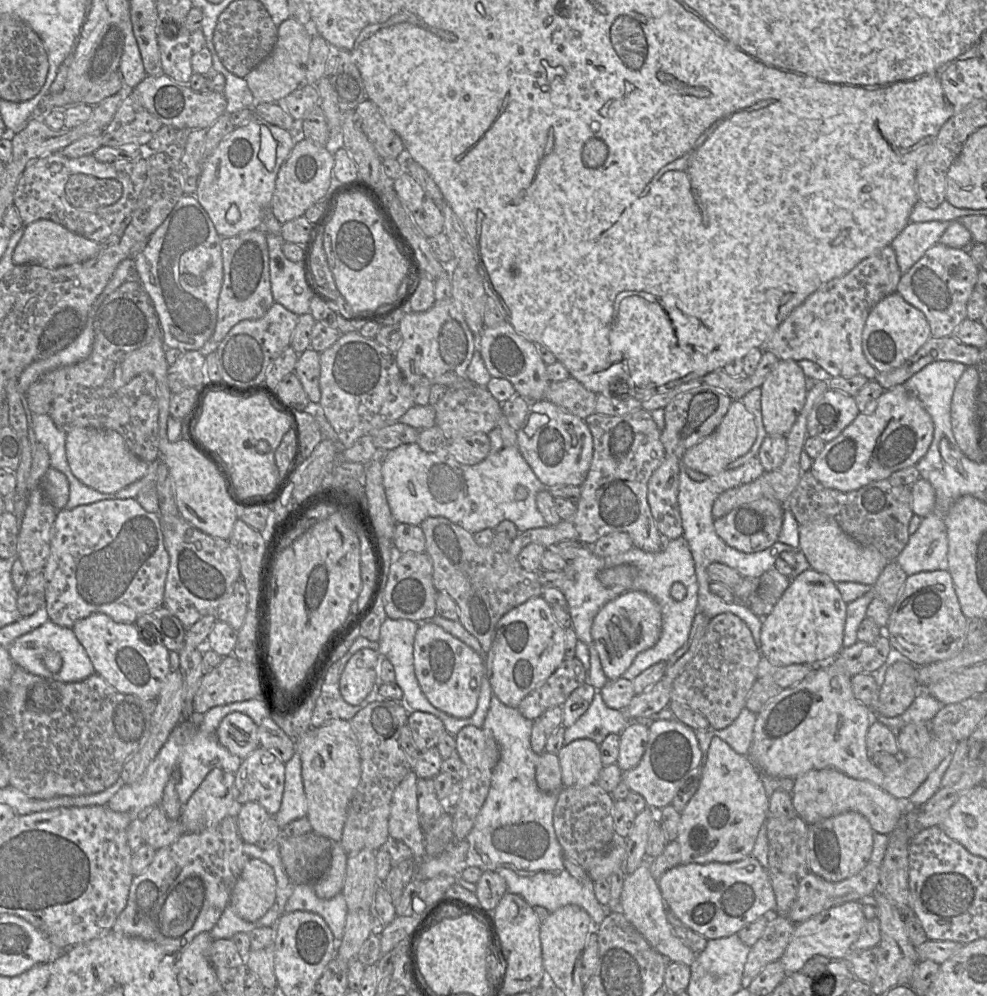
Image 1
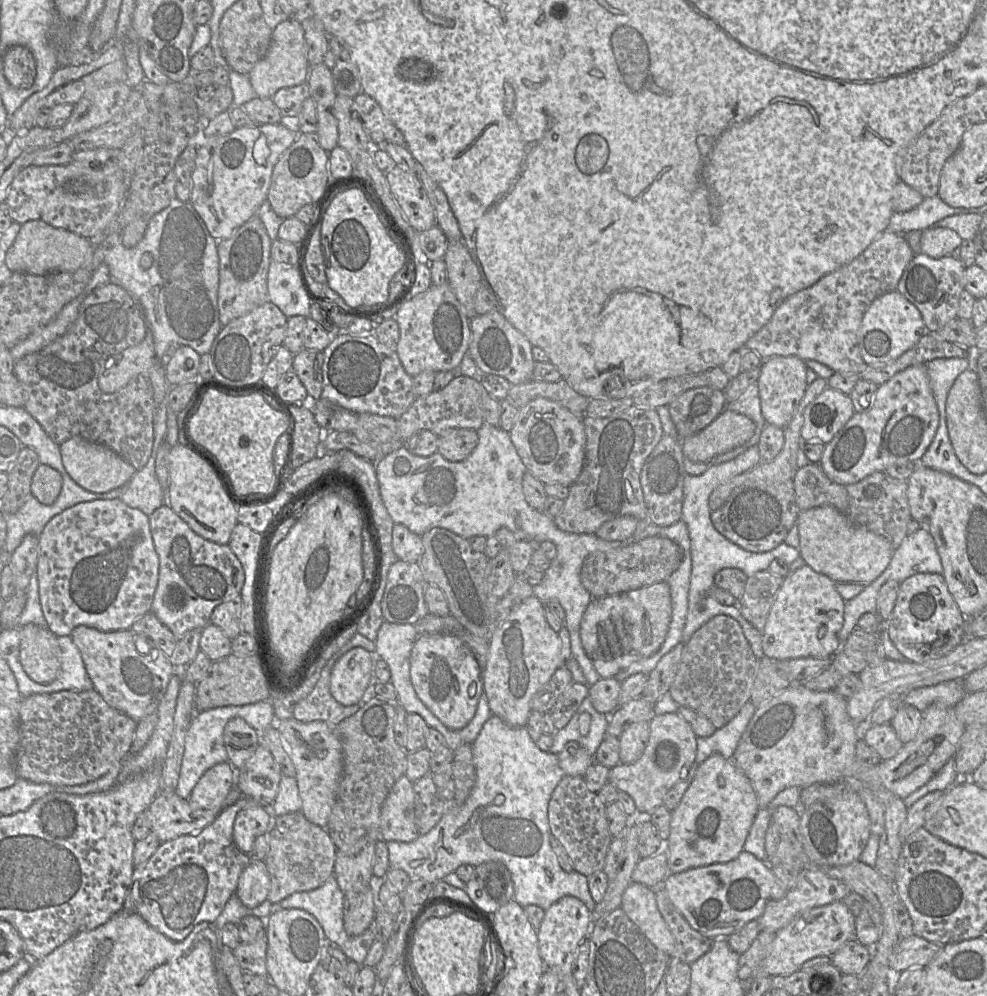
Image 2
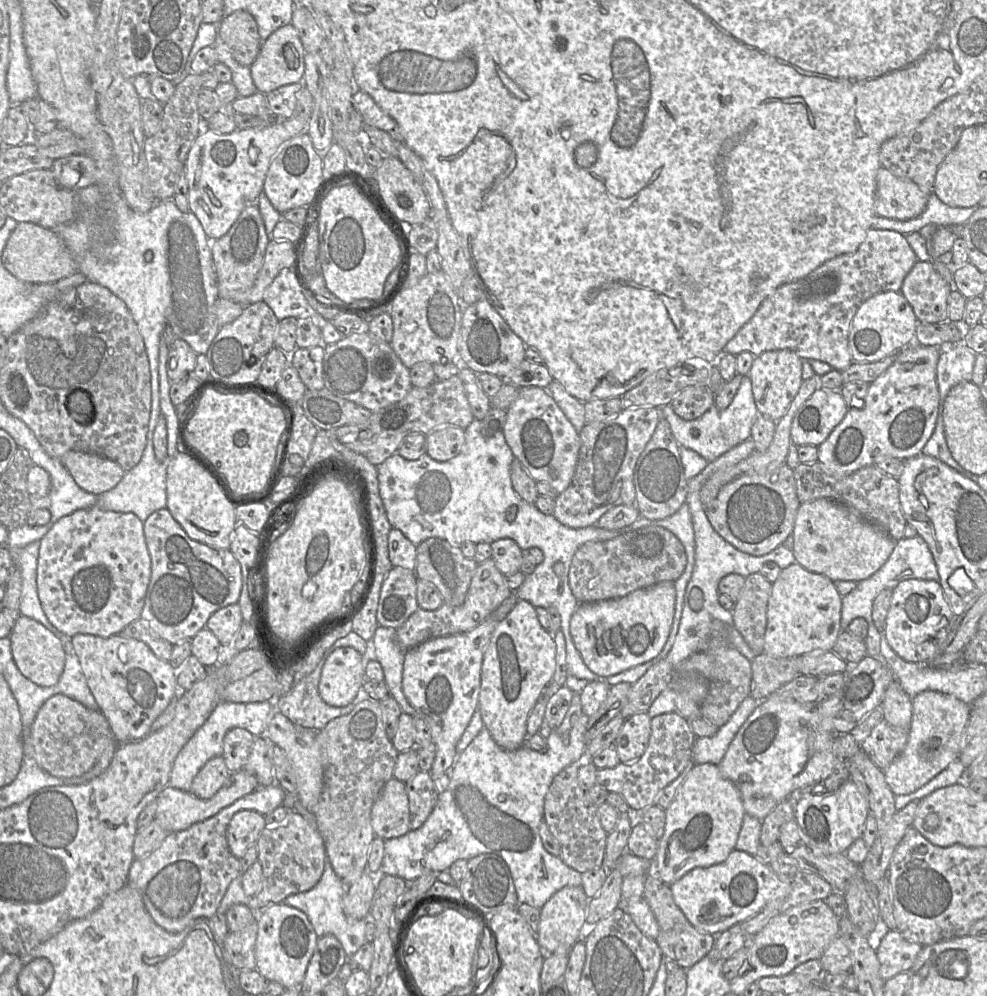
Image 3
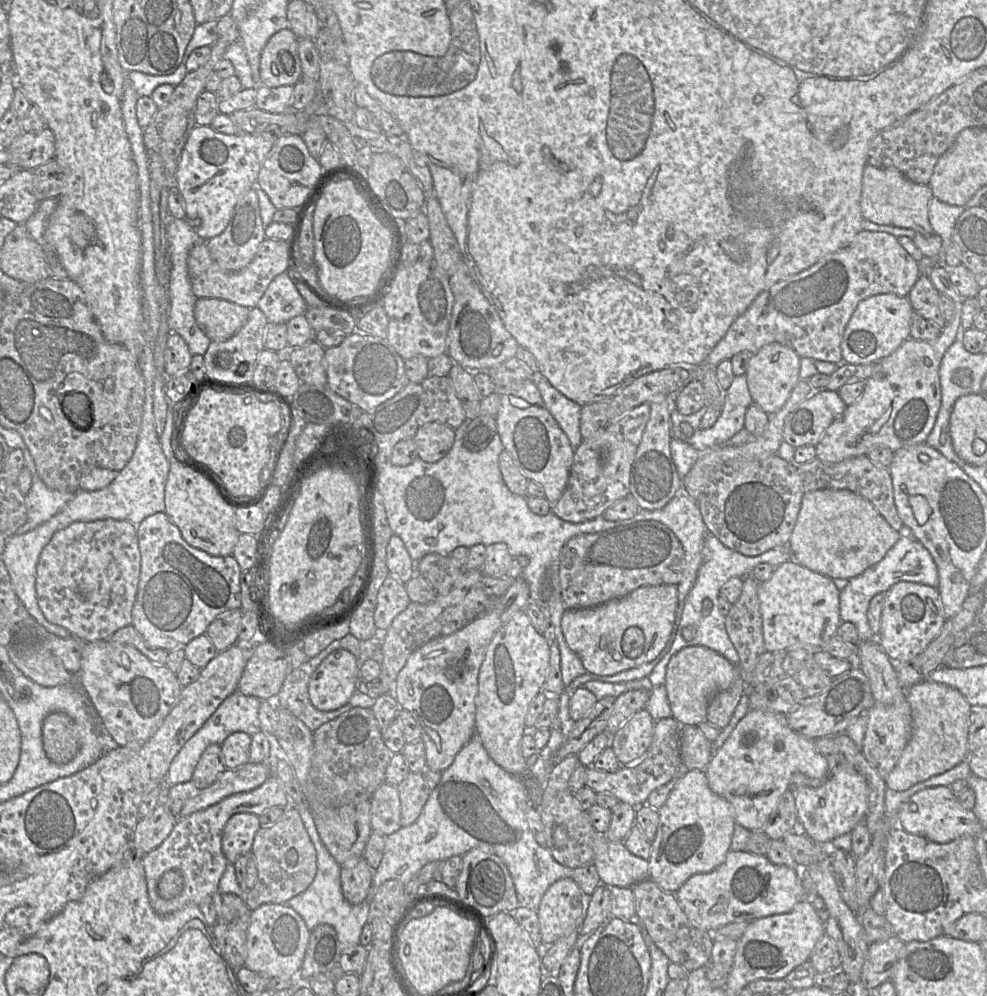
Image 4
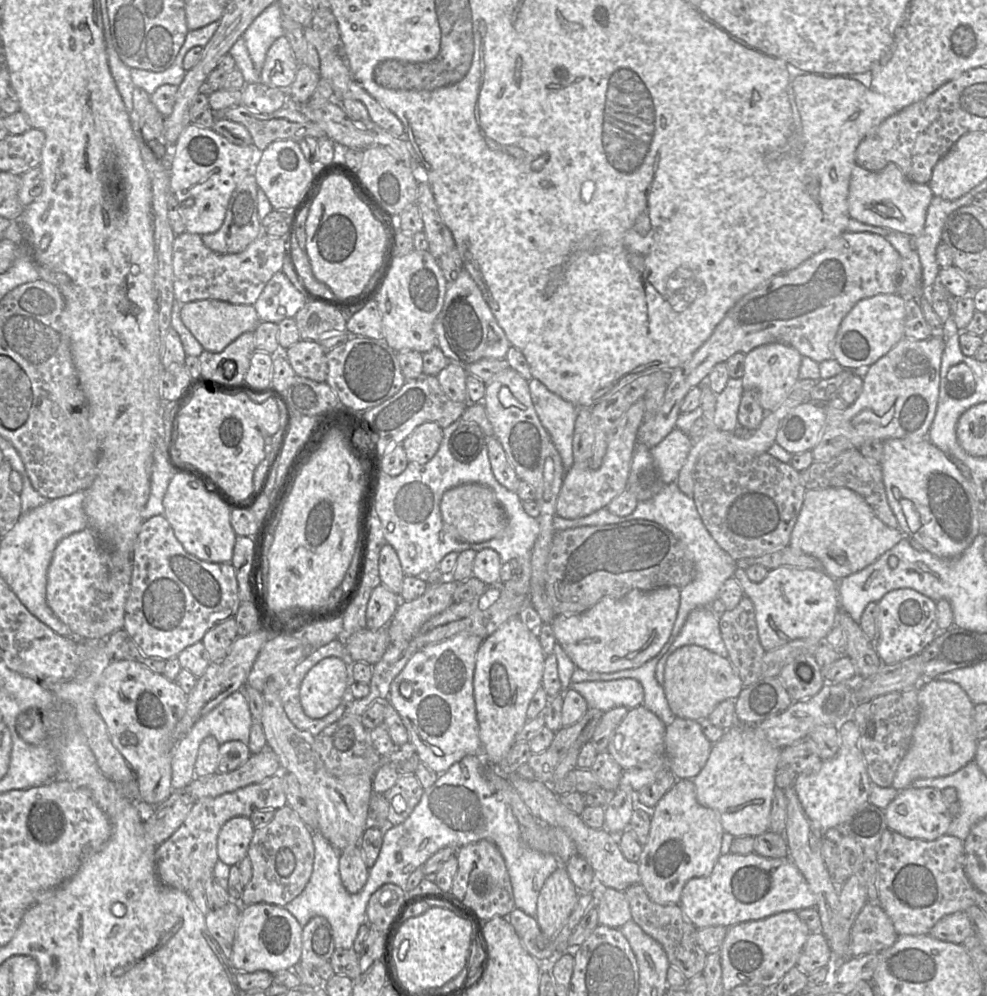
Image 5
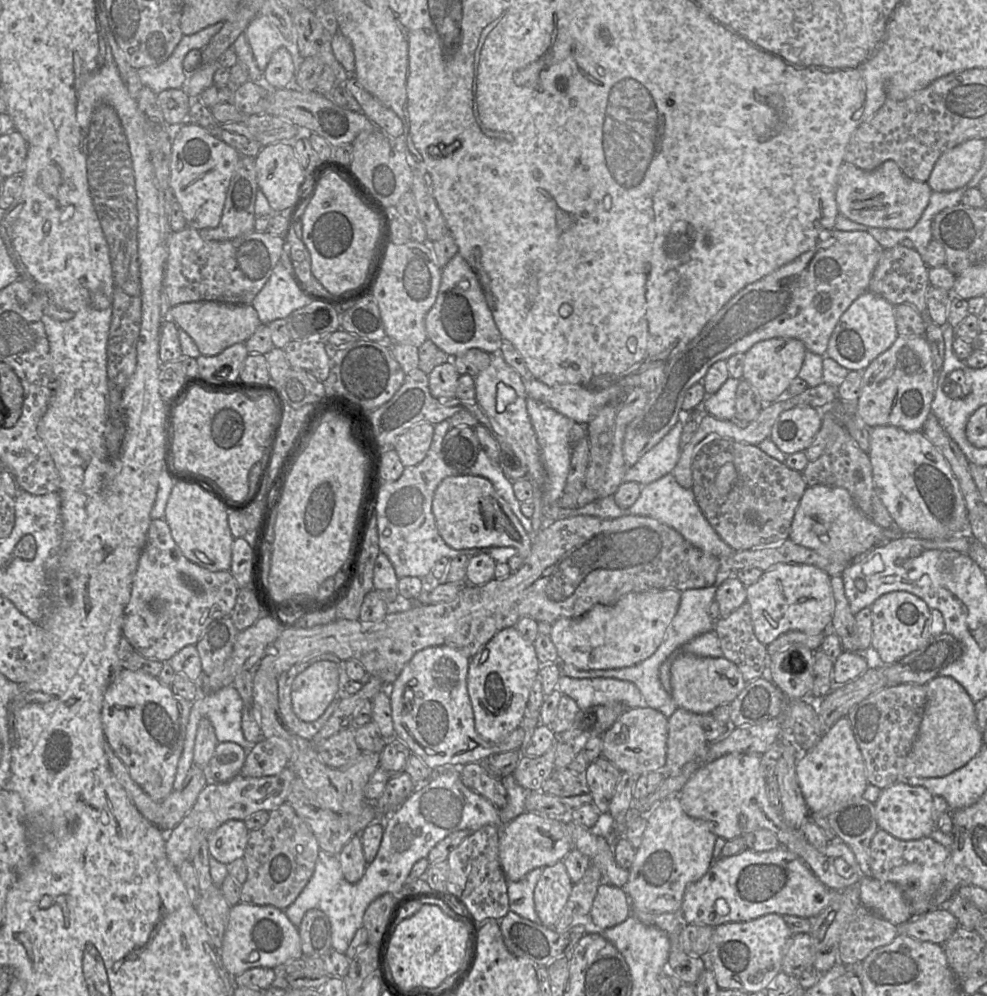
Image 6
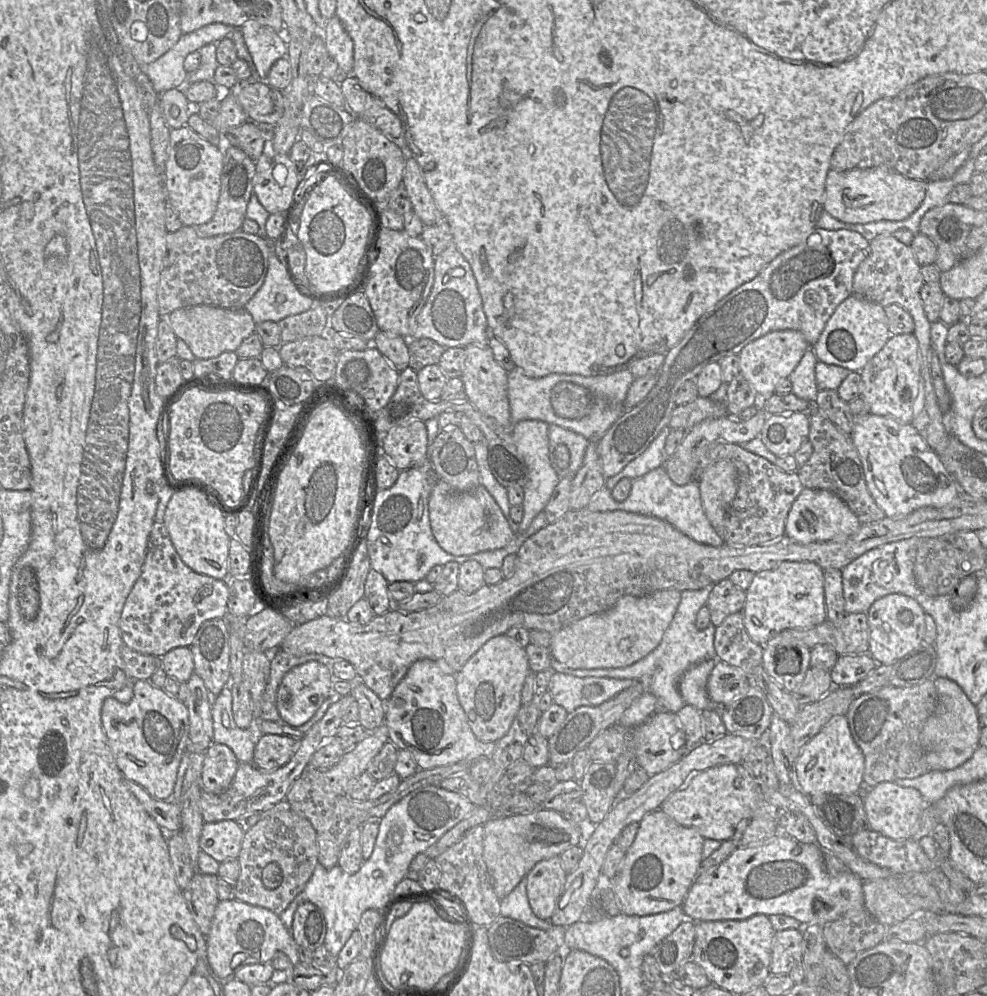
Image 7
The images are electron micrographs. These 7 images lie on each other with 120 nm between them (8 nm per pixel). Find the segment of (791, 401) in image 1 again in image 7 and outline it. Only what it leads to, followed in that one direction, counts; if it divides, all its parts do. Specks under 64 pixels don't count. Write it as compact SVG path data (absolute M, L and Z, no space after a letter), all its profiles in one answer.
M796 330L772 331L747 344L738 354L740 374L750 383L758 397L775 393L776 385L788 378L809 349L804 335Z

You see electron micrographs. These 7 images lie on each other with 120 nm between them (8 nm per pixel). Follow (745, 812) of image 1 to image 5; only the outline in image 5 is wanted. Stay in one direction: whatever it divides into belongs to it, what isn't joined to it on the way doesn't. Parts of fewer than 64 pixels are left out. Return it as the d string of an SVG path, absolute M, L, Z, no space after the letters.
M678 779L654 809L651 810L650 833L638 862L640 883L644 886L650 899L661 905L679 904L683 887L689 879L711 874L721 855L724 832L719 813L702 806L697 801L693 780Z

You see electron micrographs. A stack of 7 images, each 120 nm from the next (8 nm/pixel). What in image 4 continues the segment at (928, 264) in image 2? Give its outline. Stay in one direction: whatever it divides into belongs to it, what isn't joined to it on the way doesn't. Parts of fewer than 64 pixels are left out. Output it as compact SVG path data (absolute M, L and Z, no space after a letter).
M921 274L908 294L915 312L941 329L946 321L940 310L940 292L934 287L927 274Z

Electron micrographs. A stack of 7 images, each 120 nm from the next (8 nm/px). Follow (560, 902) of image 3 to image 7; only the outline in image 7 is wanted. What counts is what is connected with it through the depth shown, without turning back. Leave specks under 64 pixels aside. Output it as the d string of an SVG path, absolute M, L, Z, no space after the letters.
M559 856L541 860L527 874L527 896L534 914L549 920L566 882L567 872Z

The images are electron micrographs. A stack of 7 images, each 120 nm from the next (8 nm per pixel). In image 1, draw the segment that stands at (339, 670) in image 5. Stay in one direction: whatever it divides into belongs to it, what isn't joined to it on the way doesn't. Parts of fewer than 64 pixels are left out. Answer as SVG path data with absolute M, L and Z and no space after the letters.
M362 648L349 659L340 678L340 692L348 704L360 705L370 694L379 678L381 657L375 650Z

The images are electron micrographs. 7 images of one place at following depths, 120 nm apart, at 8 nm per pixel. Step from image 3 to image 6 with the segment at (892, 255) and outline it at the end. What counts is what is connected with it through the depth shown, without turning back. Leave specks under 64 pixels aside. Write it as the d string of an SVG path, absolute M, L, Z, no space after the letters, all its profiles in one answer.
M830 230L823 232L815 246L760 280L747 285L732 297L681 351L664 365L664 377L655 391L648 395L643 410L627 425L623 439L623 457L627 467L635 464L654 447L678 422L687 390L702 382L708 369L717 361L734 354L745 354L754 344L770 338L800 340L807 351L826 356L828 342L841 315L852 302L868 291L869 282L884 248L865 231Z

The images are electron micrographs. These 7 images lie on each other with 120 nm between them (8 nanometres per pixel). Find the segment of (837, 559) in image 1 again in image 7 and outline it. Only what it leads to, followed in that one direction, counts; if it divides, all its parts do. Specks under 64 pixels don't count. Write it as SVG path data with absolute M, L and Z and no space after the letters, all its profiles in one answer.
M803 488L788 513L785 535L802 544L845 539L855 534L861 526L856 515L836 494L822 489Z

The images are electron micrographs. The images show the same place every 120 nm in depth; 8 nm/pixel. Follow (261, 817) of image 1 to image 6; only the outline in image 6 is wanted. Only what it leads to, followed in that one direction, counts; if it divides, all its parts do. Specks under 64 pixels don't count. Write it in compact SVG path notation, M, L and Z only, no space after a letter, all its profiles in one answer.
M229 820L207 838L209 854L225 865L244 856L249 830L242 820Z

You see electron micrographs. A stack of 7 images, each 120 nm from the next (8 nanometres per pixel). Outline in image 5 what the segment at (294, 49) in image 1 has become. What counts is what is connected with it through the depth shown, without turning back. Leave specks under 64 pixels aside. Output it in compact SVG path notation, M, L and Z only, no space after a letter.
M279 37L269 48L260 72L261 83L269 87L288 89L300 64L294 56L289 40Z

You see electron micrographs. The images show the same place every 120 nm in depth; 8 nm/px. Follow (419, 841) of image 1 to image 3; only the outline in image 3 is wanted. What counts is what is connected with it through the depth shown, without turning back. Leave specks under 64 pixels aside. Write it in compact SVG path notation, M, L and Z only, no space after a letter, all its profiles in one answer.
M390 779L382 788L371 811L371 824L376 837L384 840L407 834L410 808L406 784Z

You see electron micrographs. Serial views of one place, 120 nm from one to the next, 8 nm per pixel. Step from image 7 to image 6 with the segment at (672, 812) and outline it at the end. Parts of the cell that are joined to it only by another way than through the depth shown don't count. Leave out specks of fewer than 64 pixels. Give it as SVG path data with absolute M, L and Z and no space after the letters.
M728 754L703 764L678 794L684 812L711 823L717 837L731 840L779 824L781 812L768 798L759 754Z

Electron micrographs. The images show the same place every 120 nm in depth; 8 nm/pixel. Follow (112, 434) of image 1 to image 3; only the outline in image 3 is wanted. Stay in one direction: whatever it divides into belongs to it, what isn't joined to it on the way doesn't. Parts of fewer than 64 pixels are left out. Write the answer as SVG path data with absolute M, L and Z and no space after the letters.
M69 451L61 462L81 489L95 495L115 487L125 474L118 463L95 453Z

